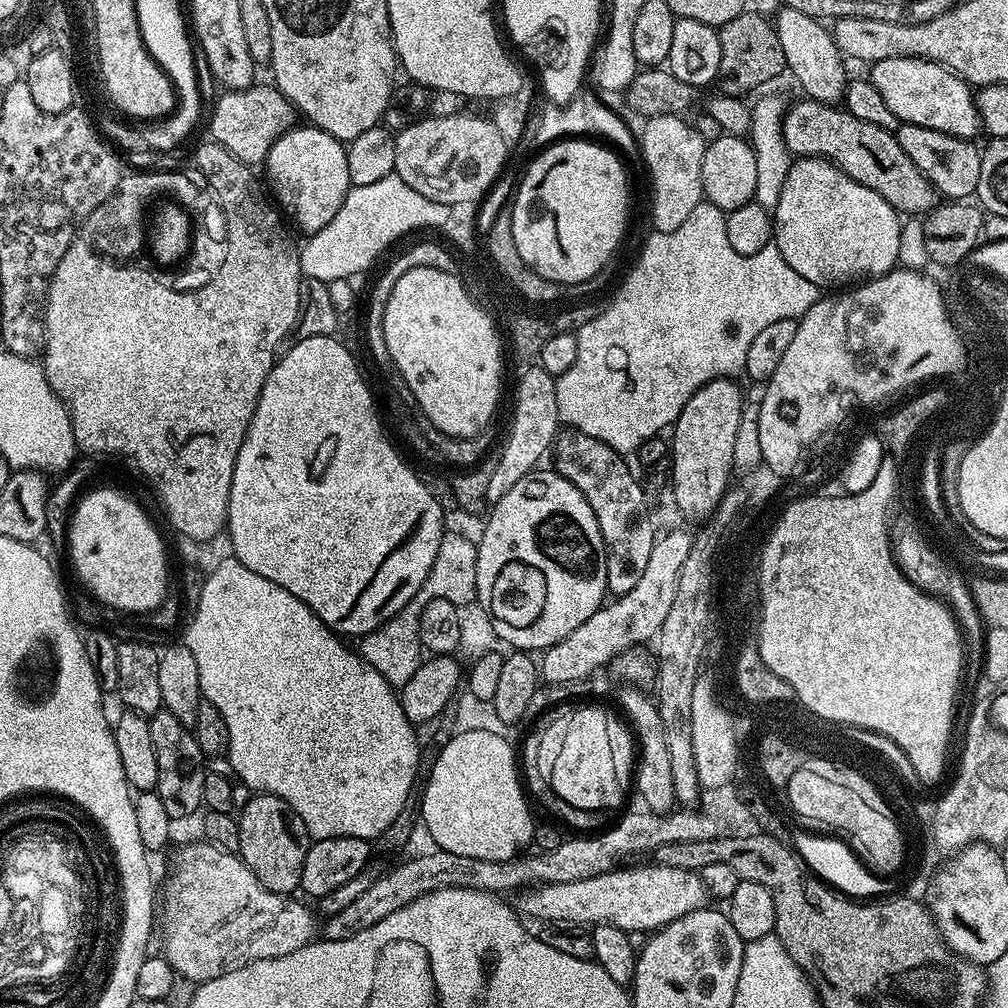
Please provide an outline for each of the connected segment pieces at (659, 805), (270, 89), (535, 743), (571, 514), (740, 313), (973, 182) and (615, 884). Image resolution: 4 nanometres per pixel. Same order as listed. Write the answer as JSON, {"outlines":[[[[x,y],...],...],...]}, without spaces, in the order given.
{"outlines":[[[[624,686],[620,692],[623,715],[638,741],[638,763],[634,768],[634,792],[644,799],[643,807],[650,812],[673,811],[678,797],[674,790],[674,774],[670,770],[670,750],[666,747],[666,734],[662,730],[662,718],[658,718],[655,699],[643,692],[640,686]]],[[[271,83],[259,84],[225,91],[225,96],[218,97],[212,108],[211,139],[249,166],[263,165],[267,161],[270,146],[274,146],[279,136],[298,124],[296,107]]],[[[552,706],[547,710],[541,711],[544,713],[541,714],[540,721],[533,726],[532,733],[529,734],[528,741],[524,744],[522,780],[526,785],[527,791],[531,793],[532,796],[533,794],[536,795],[537,802],[540,803],[546,811],[553,812],[553,814],[557,816],[555,819],[559,821],[561,825],[569,824],[570,827],[576,828],[572,830],[580,834],[592,834],[605,823],[605,821],[603,822],[605,813],[600,810],[591,812],[590,810],[582,810],[581,808],[570,806],[570,802],[558,798],[558,794],[552,785],[554,761],[558,759],[558,754],[562,750],[566,733],[570,731],[570,722],[572,721],[572,712],[566,709],[567,707],[564,706]]],[[[534,470],[522,478],[522,482],[517,482],[507,494],[502,494],[500,500],[491,505],[487,513],[488,525],[484,528],[484,533],[478,537],[477,548],[477,586],[476,600],[489,614],[490,622],[493,623],[494,630],[505,640],[508,645],[516,650],[533,650],[539,648],[545,650],[562,642],[572,631],[582,625],[586,619],[598,611],[609,595],[607,584],[607,560],[608,551],[602,536],[602,530],[598,526],[598,518],[595,517],[594,510],[586,502],[584,495],[570,483],[566,478],[562,478],[559,472],[549,470],[540,472]]],[[[701,202],[698,206],[694,206],[694,210],[690,210],[690,218],[686,218],[686,222],[678,226],[678,230],[651,233],[652,237],[645,242],[644,249],[641,250],[640,257],[636,260],[636,265],[629,270],[628,277],[621,282],[616,297],[608,305],[606,303],[603,305],[598,318],[594,318],[592,322],[586,323],[586,326],[582,326],[575,332],[578,342],[578,358],[574,358],[574,366],[570,366],[566,374],[555,377],[561,425],[582,434],[590,434],[590,438],[598,438],[606,442],[606,446],[610,446],[618,453],[635,453],[651,436],[661,435],[665,430],[671,429],[676,423],[678,414],[682,414],[682,406],[690,402],[690,398],[703,384],[717,378],[739,377],[746,366],[746,353],[750,350],[750,342],[754,342],[754,337],[764,327],[770,326],[773,322],[782,322],[782,318],[799,321],[800,317],[806,314],[806,310],[810,310],[810,306],[814,306],[814,302],[820,299],[821,289],[817,288],[814,282],[802,278],[802,274],[798,274],[798,270],[794,270],[794,266],[790,266],[786,258],[782,258],[775,243],[767,244],[753,256],[743,256],[735,252],[730,246],[730,238],[726,238],[725,215],[725,212],[718,206]]],[[[901,123],[900,129],[894,135],[898,146],[906,150],[910,162],[914,162],[918,170],[922,170],[922,174],[935,186],[941,197],[949,201],[967,201],[975,197],[982,152],[979,147],[975,148],[972,140],[942,134],[942,130],[930,130],[926,126],[905,123]]],[[[655,862],[644,864],[641,868],[624,867],[628,866],[617,866],[606,874],[598,874],[582,882],[529,887],[515,897],[514,907],[521,917],[529,921],[544,920],[540,922],[552,926],[609,924],[629,934],[651,934],[686,914],[701,911],[707,905],[704,903],[709,903],[710,897],[699,872],[674,870],[674,866]]]]}

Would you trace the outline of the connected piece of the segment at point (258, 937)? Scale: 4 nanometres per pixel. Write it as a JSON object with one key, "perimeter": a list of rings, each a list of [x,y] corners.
{"perimeter":[[[207,842],[199,843],[200,844],[184,844],[173,854],[172,865],[168,868],[168,881],[164,884],[164,950],[162,950],[162,956],[168,961],[168,964],[172,967],[177,977],[182,978],[182,976],[185,976],[188,980],[196,980],[195,982],[213,980],[222,974],[230,974],[234,970],[238,970],[242,966],[246,966],[255,960],[278,958],[279,956],[290,954],[294,950],[301,948],[303,944],[309,943],[309,941],[317,935],[317,913],[315,911],[312,913],[311,910],[303,904],[303,902],[305,903],[303,899],[300,899],[301,901],[292,900],[296,898],[293,898],[291,895],[283,896],[277,892],[266,890],[262,886],[262,882],[258,882],[258,878],[254,878],[252,871],[245,866],[243,860],[240,859],[237,853],[223,852],[214,847],[213,844]]]}

